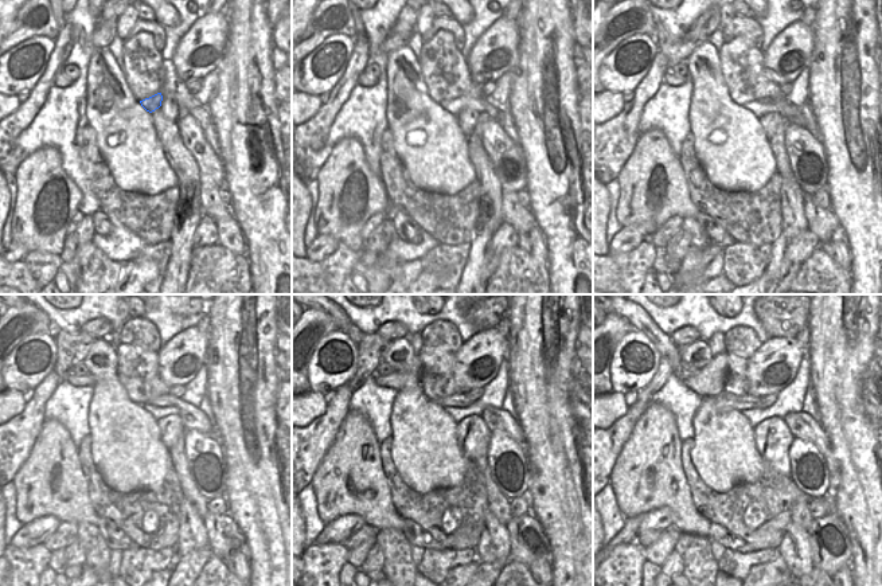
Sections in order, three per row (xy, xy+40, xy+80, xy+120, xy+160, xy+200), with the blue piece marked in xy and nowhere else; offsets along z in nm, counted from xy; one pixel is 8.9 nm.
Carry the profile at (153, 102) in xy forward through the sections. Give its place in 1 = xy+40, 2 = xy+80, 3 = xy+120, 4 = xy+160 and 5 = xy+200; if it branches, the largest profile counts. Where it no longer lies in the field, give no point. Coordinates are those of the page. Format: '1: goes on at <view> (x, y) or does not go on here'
1: goes on at xy+40 (482, 106)
2: goes on at xy+80 (792, 113)
3: goes on at xy+120 (192, 418)
4: goes on at xy+160 (496, 420)
5: goes on at xy+200 (802, 425)

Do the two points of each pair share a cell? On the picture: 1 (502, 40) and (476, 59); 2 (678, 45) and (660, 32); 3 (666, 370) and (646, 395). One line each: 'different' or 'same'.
1: same
2: same
3: same

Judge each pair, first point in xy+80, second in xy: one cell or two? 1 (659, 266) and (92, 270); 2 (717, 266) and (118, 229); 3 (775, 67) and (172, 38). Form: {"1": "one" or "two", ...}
{"1": "one", "2": "two", "3": "two"}

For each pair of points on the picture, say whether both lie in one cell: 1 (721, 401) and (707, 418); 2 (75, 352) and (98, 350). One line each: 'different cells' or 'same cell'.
1: different cells
2: different cells

